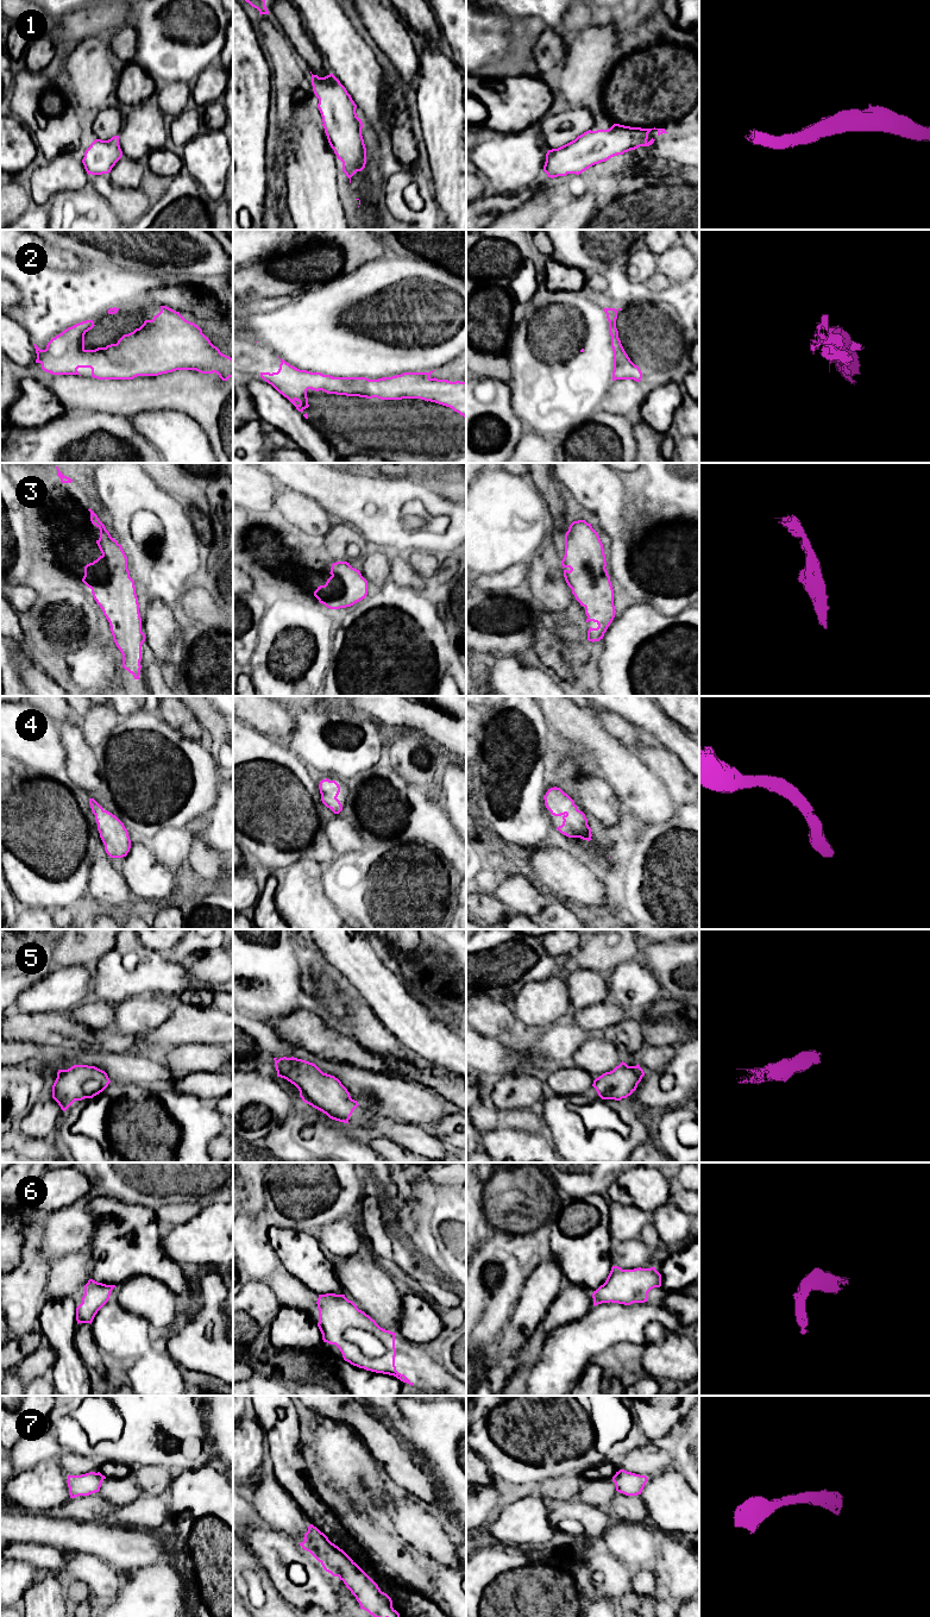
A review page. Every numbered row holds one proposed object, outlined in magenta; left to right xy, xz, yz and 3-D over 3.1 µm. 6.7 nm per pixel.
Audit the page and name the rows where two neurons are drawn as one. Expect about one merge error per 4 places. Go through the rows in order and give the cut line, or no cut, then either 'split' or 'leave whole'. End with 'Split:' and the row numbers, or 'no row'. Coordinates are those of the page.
1: no cut; leave whole
2: no cut; leave whole
3: no cut; leave whole
4: no cut; leave whole
5: no cut; leave whole
6: no cut; leave whole
7: no cut; leave whole
Split: no row

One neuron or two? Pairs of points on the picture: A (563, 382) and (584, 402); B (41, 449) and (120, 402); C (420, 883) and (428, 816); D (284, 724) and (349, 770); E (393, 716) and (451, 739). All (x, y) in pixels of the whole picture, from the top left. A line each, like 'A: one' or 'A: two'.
A: one
B: two
C: two
D: two
E: one

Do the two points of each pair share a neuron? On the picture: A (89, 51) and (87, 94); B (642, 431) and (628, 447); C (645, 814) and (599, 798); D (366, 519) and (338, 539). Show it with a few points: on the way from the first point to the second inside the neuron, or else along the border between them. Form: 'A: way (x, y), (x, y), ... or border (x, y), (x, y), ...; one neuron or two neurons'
A: way (89, 62), (89, 83); one neuron
B: border (632, 424), (632, 433), (638, 450); two neurons
C: border (617, 798), (621, 802); two neurons
D: border (362, 536), (366, 540); two neurons

